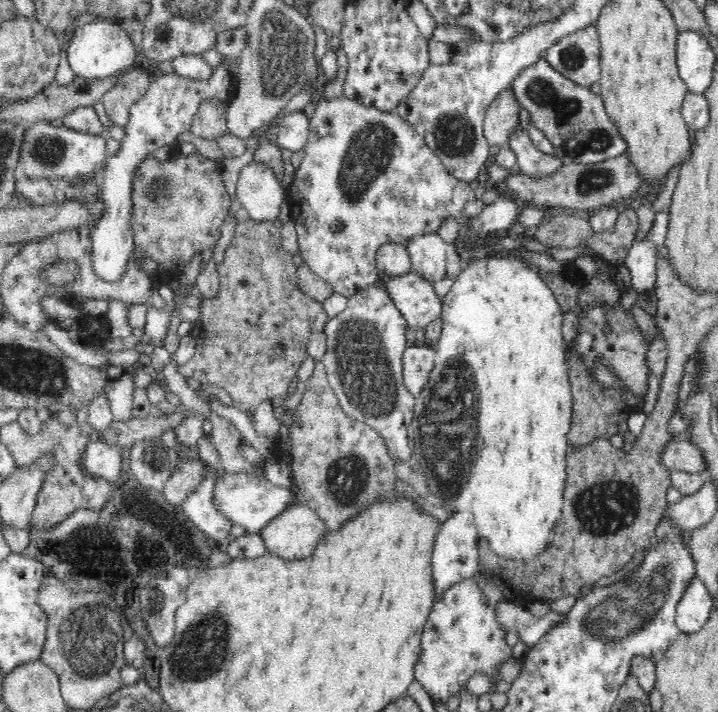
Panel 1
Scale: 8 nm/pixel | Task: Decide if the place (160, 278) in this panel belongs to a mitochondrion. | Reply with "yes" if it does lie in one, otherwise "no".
no

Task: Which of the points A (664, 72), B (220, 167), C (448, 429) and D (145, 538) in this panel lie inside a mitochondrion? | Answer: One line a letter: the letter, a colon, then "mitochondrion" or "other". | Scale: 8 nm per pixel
A: other
B: other
C: mitochondrion
D: other

